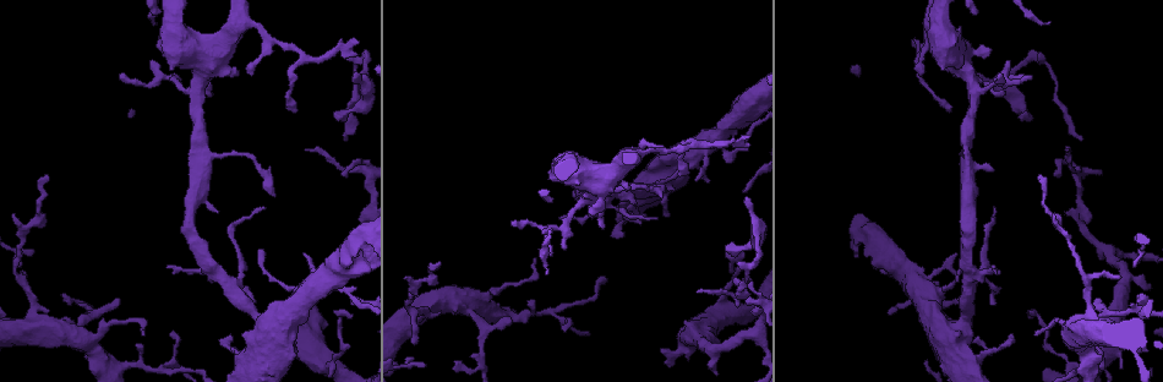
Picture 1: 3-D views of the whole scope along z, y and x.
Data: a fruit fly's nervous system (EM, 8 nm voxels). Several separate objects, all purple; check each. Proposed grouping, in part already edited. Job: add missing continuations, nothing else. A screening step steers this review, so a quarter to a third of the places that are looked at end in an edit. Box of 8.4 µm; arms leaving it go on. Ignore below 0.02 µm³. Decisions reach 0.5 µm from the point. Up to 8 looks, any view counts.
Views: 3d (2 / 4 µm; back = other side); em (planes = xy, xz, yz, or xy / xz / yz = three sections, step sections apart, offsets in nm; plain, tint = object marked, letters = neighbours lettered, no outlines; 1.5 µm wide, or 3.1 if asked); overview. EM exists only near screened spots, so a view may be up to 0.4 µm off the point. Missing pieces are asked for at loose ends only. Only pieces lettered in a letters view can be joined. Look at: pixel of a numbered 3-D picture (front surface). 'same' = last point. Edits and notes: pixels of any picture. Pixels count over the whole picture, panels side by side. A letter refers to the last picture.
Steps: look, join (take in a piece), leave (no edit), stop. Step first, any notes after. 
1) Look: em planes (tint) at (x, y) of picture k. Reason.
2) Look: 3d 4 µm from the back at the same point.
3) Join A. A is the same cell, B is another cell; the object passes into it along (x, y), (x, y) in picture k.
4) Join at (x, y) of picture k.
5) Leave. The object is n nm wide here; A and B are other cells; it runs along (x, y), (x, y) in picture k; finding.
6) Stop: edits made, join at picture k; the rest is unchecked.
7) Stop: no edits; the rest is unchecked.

Look: 3d 4 µm from the back at (954, 273) of picture 1. Free end.

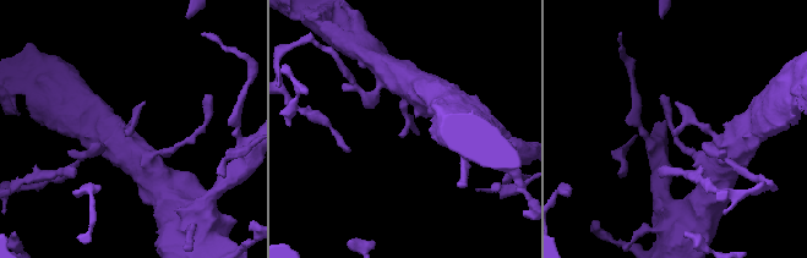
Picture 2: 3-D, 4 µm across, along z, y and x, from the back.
Look: em xz step 8 (letters) at (404, 134) of picture 2.

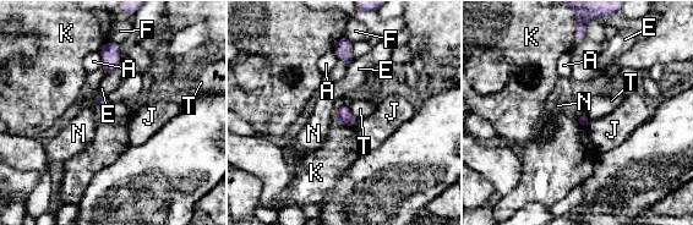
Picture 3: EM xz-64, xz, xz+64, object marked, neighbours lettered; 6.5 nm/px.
Look: em planes (letters) at the same point.

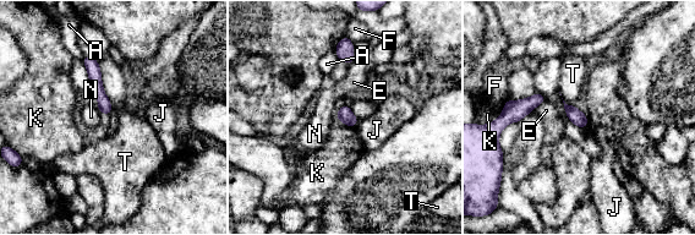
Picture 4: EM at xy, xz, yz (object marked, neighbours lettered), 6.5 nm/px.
Leave. The object is 90 nm wide here; the longest contact is with T, 320 nm; A, E, F, J, K, N and T are other cells; no lettered piece goes on from it.

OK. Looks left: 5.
Look: 3d 4 µm at (731, 242) of picture 1. Free end.

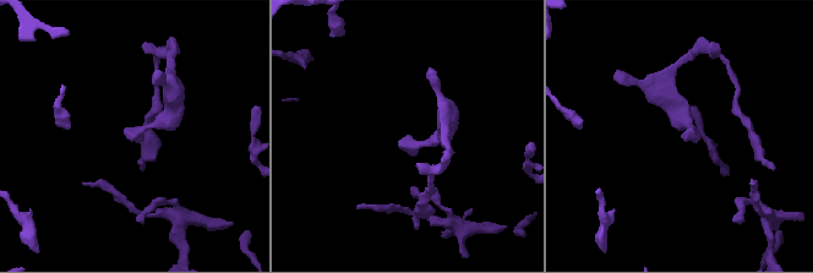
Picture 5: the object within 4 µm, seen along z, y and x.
Look: em xy step 8 (letters) at (682, 135) of picture 5.

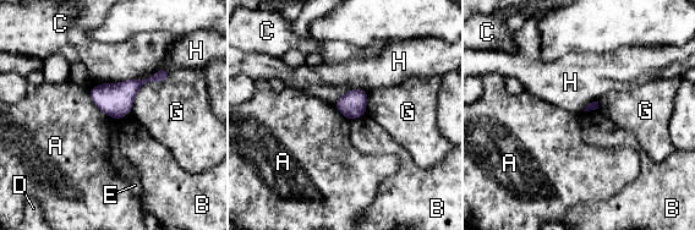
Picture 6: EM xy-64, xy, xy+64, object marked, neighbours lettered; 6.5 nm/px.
Leave. A, B, C, D, E, G and H are other cells; a border runs along (137, 78), (102, 83) in picture 6; no lettered piece goes on from it.

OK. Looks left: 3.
Look: 3d 4 µm at (912, 41) of picture 1. Free end.

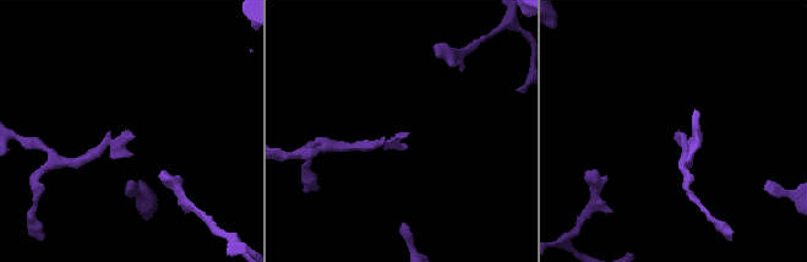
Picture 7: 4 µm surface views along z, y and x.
Look: em xy step 8 (plain) at (676, 134) of picture 7. Shape alone is not enough.

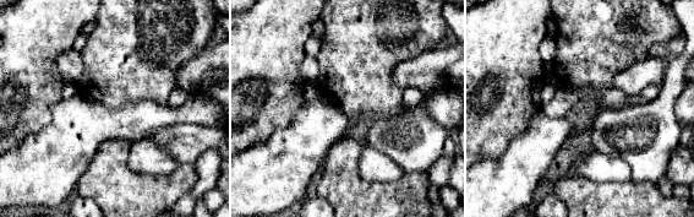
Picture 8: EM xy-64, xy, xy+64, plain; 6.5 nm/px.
Look: em xy step 8 (letters) at the same point. What lies round it.

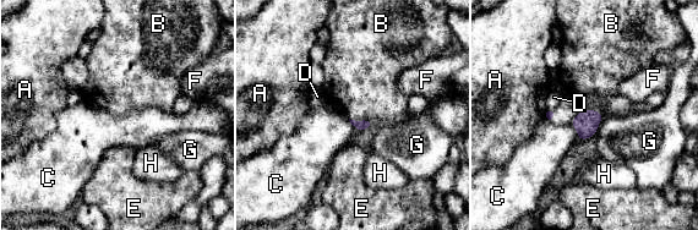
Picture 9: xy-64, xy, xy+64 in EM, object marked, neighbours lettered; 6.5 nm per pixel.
Leave. A, B, C, D, E, F, G and H are other cells; none of them fits.

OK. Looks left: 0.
Stop: no edits; the rest is unchecked.

